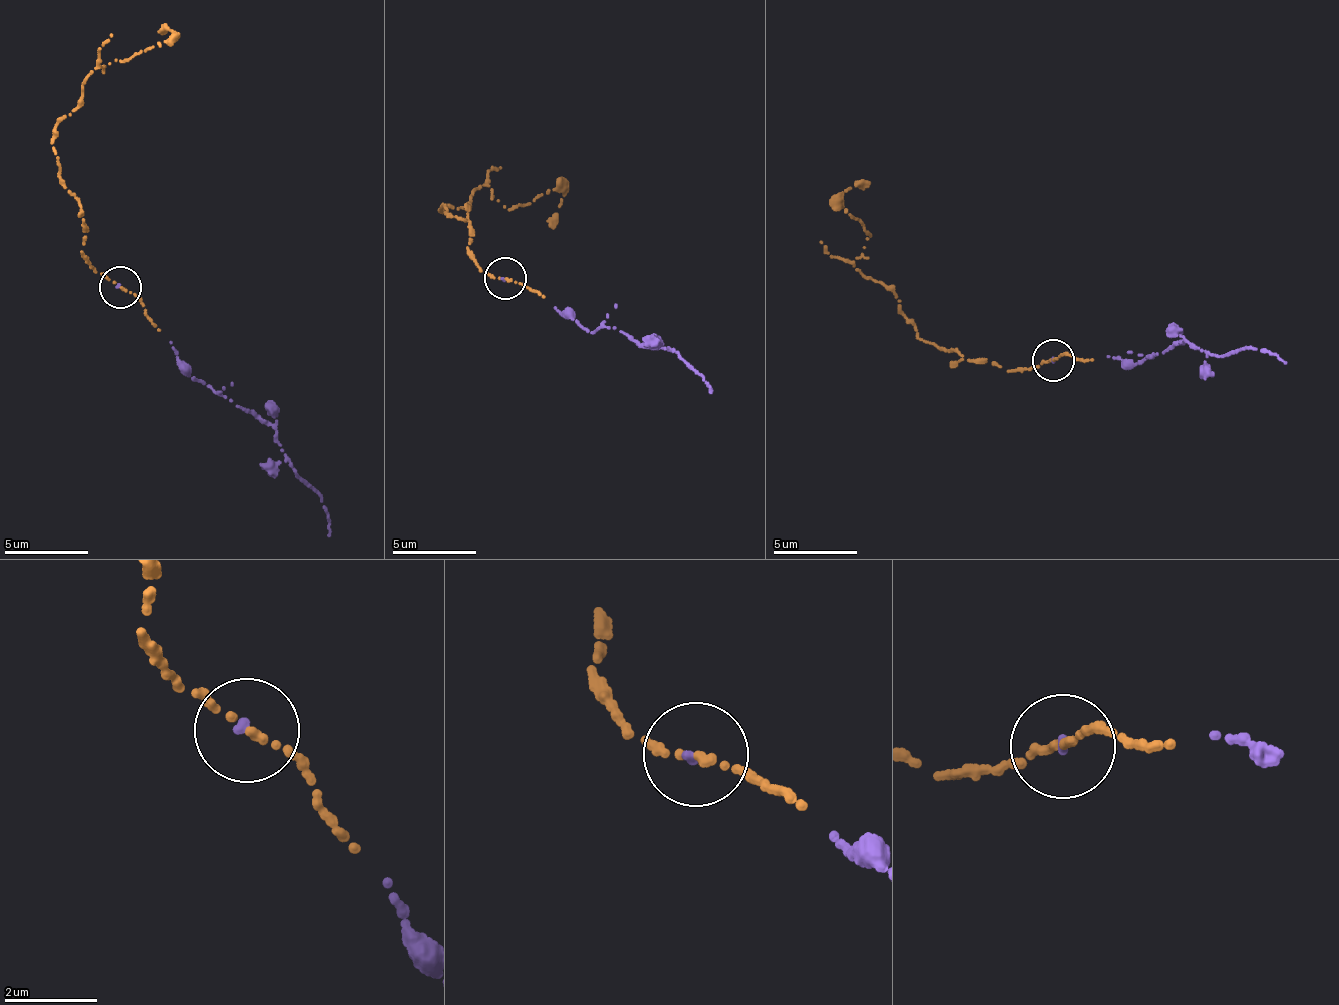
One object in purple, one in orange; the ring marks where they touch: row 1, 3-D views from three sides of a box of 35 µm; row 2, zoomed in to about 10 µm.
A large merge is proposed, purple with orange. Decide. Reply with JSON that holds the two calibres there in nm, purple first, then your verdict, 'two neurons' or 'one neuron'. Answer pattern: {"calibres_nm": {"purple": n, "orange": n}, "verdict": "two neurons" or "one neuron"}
{"calibres_nm": {"purple": 130, "orange": 130}, "verdict": "one neuron"}

